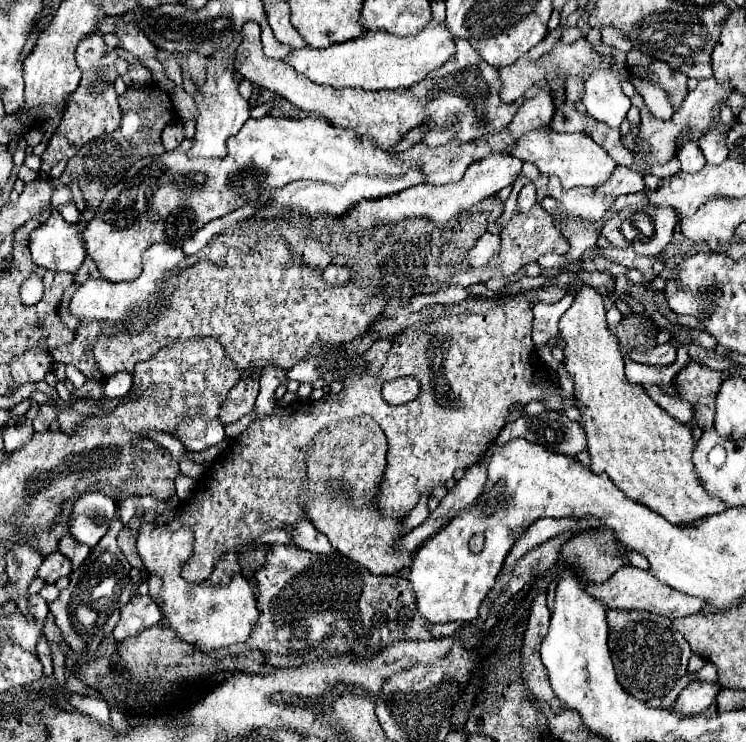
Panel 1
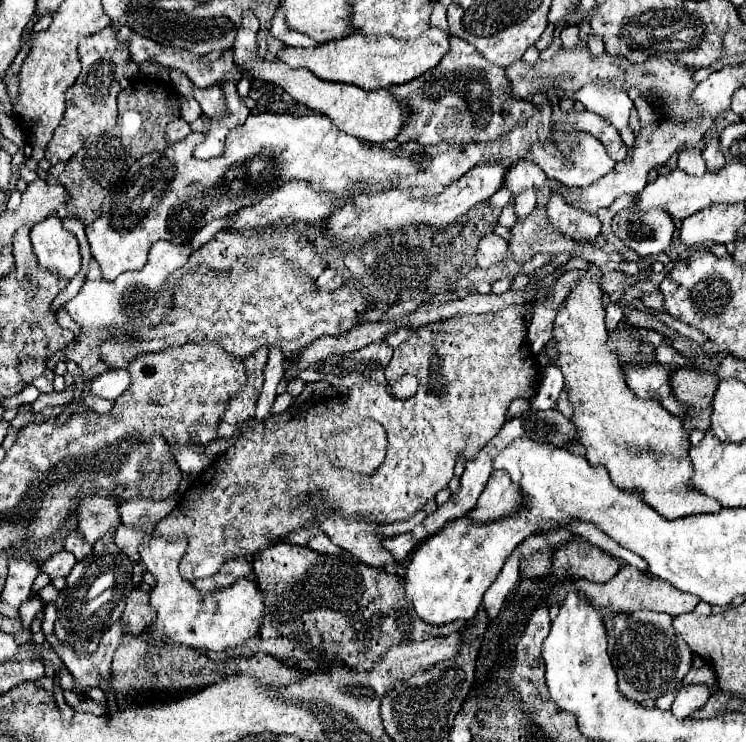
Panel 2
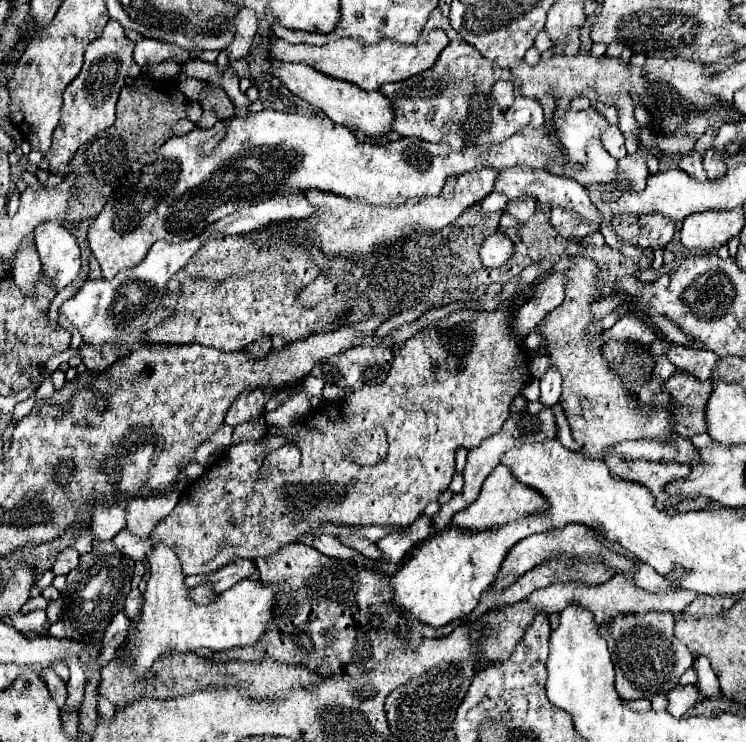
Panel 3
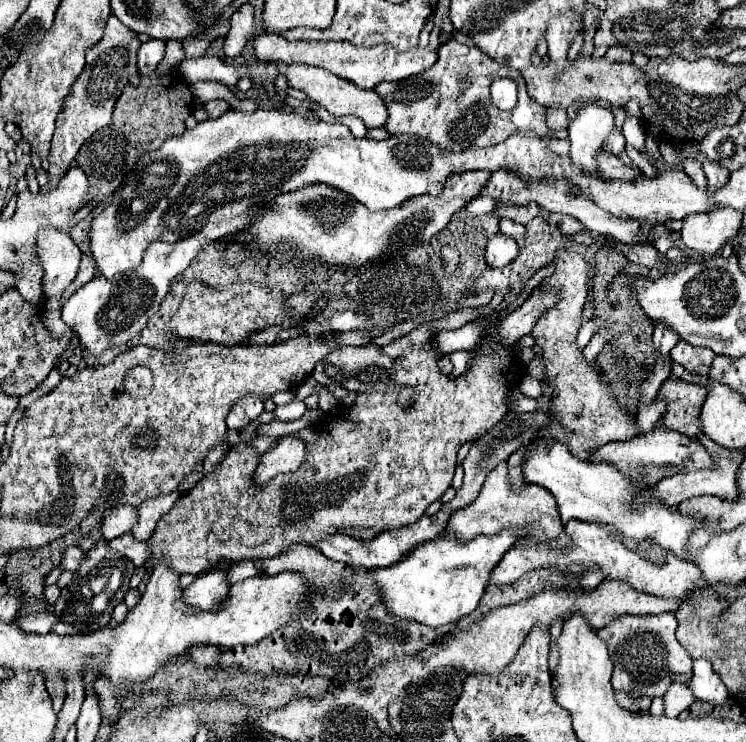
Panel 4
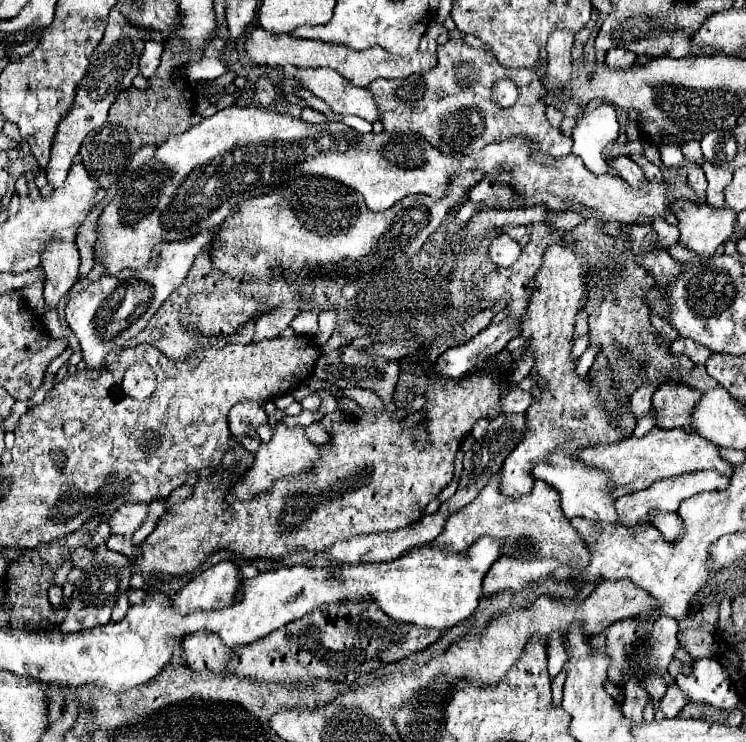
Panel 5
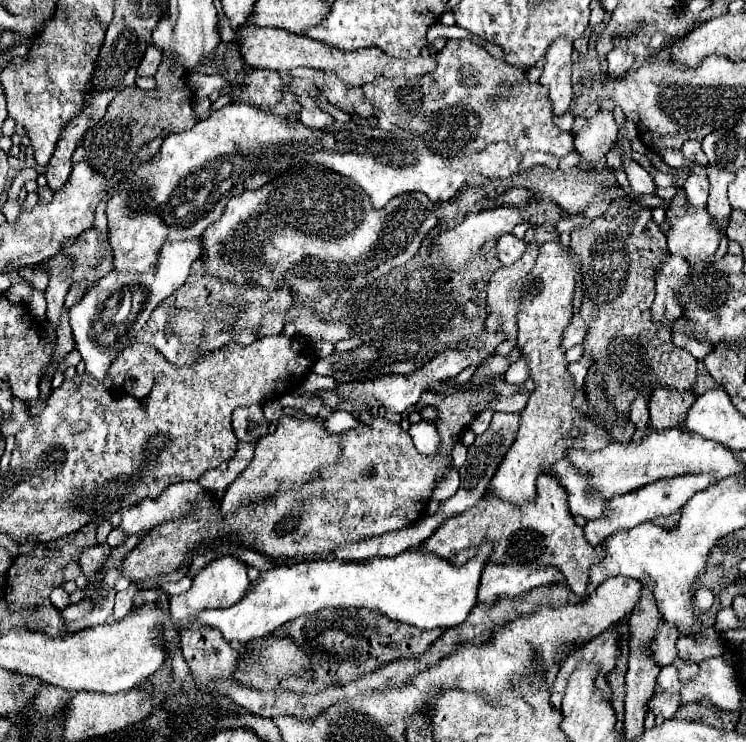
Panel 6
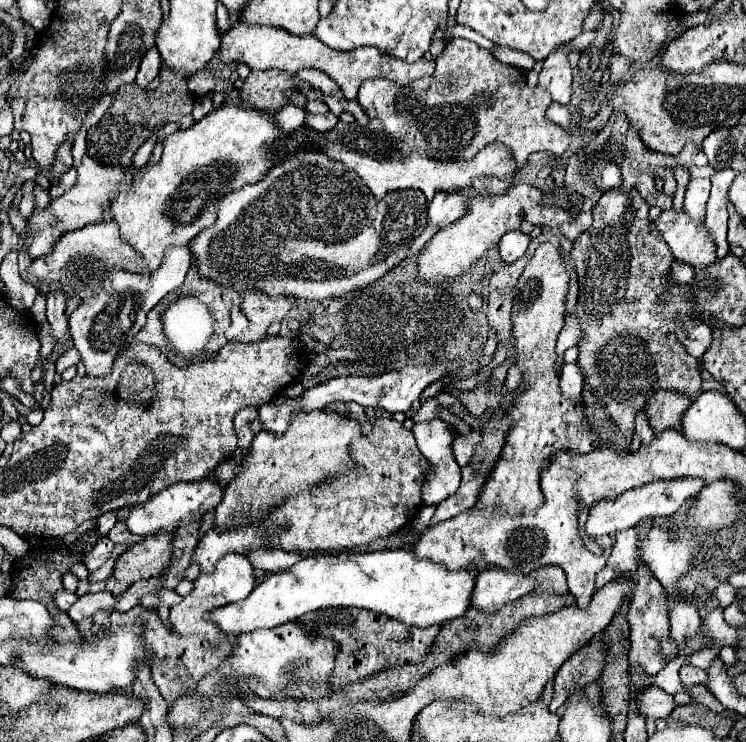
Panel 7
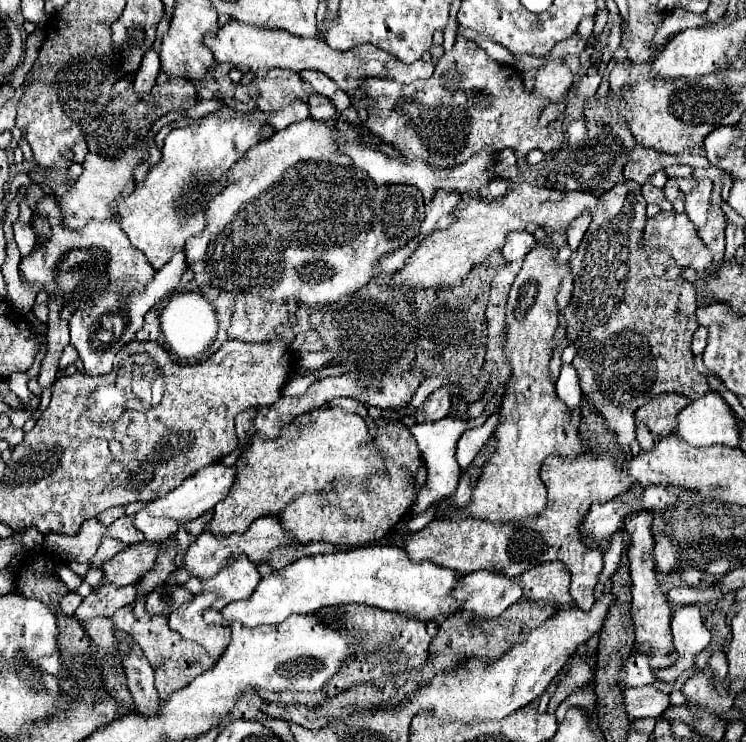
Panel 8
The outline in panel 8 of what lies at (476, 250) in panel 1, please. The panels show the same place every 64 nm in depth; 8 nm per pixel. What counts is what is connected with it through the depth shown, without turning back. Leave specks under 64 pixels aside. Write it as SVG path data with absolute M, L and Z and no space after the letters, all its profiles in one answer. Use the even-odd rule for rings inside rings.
M510 232L506 238L506 244L502 248L502 256L508 262L520 260L532 250L534 244L536 244L536 238L530 232Z

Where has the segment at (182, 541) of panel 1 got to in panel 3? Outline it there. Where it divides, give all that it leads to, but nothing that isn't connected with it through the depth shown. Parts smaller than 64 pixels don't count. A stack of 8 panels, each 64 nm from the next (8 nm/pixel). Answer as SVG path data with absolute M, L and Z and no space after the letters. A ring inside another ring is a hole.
M164 544L152 546L148 564L150 580L144 592L140 618L136 622L130 622L128 636L122 648L118 648L118 654L130 662L132 670L138 672L138 676L144 676L150 666L168 652L196 652L200 648L220 652L236 646L252 646L274 622L278 590L276 584L264 586L260 580L240 580L230 590L222 592L214 602L202 606L190 602L188 588L184 586L184 574L172 548L166 548Z

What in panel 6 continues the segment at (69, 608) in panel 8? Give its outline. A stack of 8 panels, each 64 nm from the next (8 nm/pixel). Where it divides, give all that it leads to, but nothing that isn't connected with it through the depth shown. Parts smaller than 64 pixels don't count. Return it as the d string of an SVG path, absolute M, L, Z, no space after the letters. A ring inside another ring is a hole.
M58 586L58 588L54 588L54 590L52 590L50 600L52 600L52 604L54 604L58 610L64 610L64 608L72 602L72 600L70 600L70 594L66 594L62 586Z

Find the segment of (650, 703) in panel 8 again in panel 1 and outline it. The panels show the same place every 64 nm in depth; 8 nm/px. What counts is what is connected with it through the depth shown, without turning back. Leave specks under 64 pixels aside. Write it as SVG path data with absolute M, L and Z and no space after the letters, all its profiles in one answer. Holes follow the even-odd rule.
M690 682L680 696L676 698L674 704L674 714L678 716L692 716L698 714L702 710L706 710L712 700L716 698L716 694L720 692L720 684L708 684L708 682Z

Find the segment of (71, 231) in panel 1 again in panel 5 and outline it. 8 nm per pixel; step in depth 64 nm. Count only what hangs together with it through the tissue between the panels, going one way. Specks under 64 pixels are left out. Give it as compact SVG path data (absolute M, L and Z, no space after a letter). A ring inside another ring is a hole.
M54 240L48 244L42 256L42 268L46 272L44 282L44 300L46 308L56 308L62 296L72 288L78 280L78 266L80 256L74 242L58 242Z

